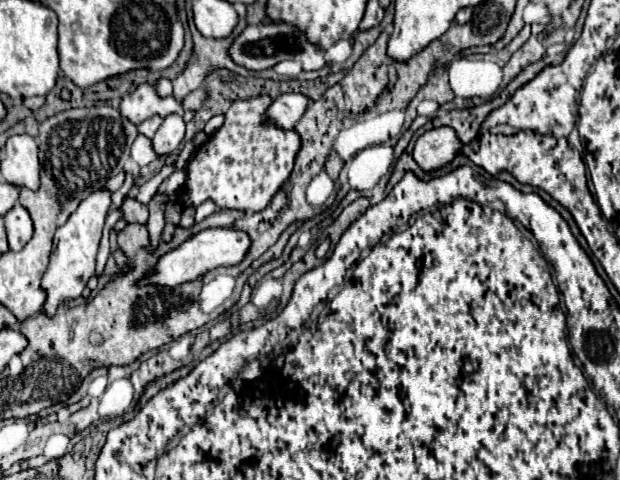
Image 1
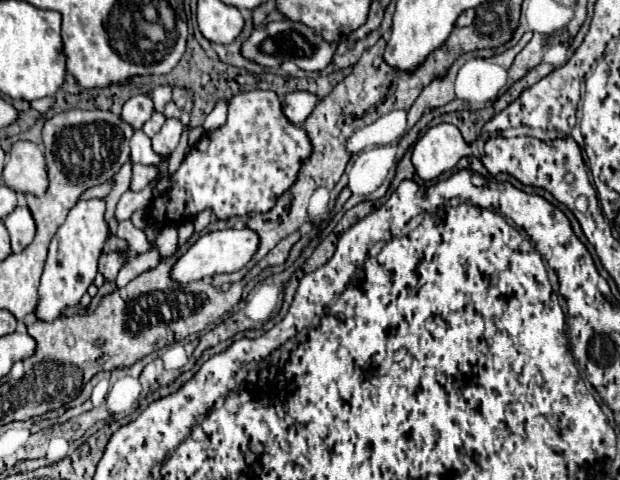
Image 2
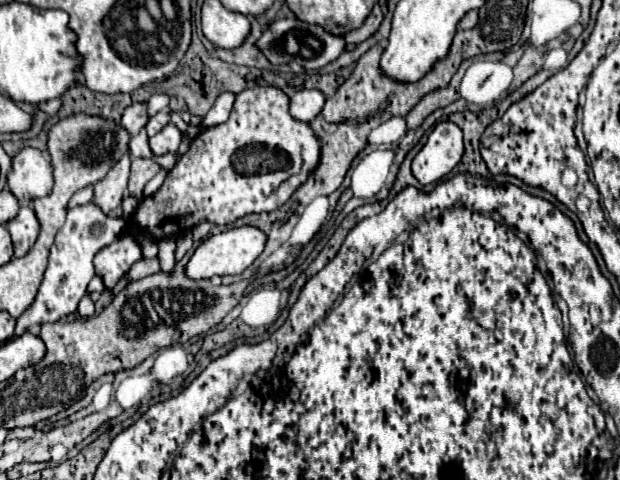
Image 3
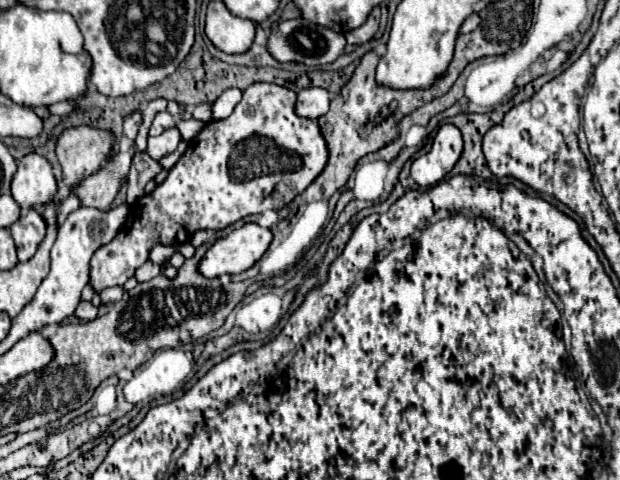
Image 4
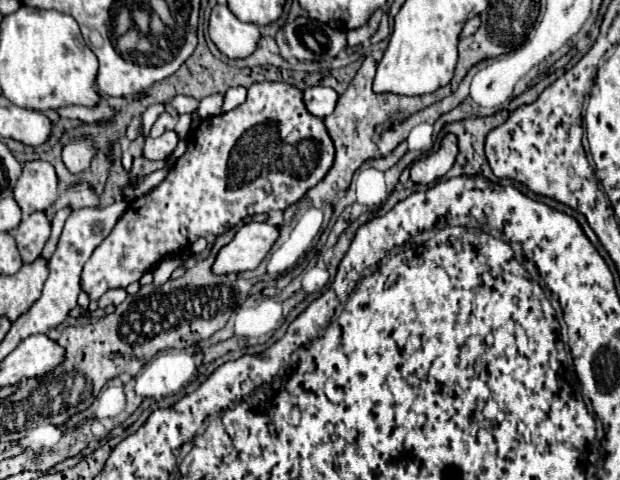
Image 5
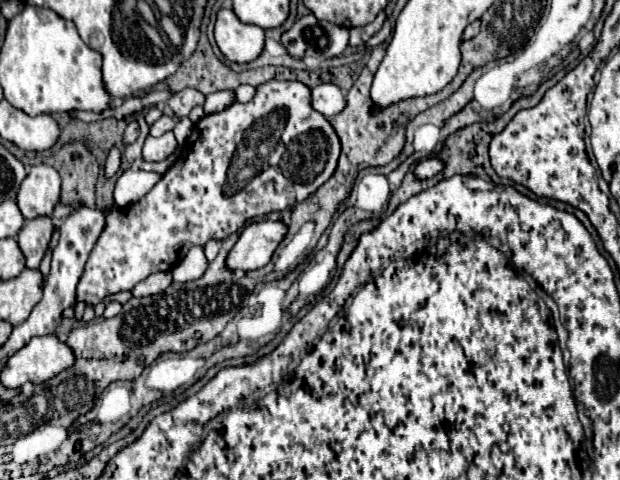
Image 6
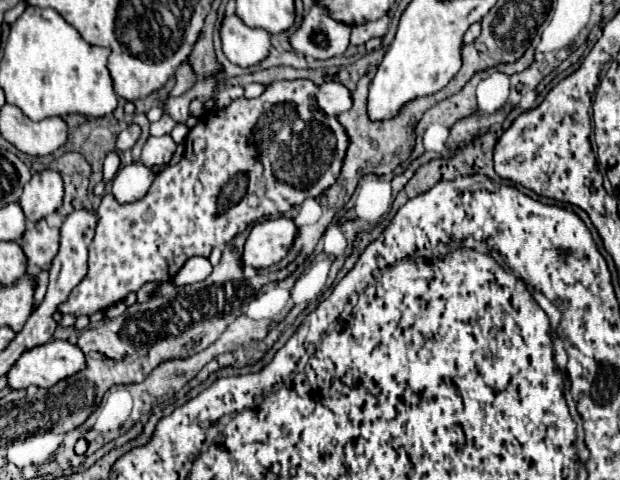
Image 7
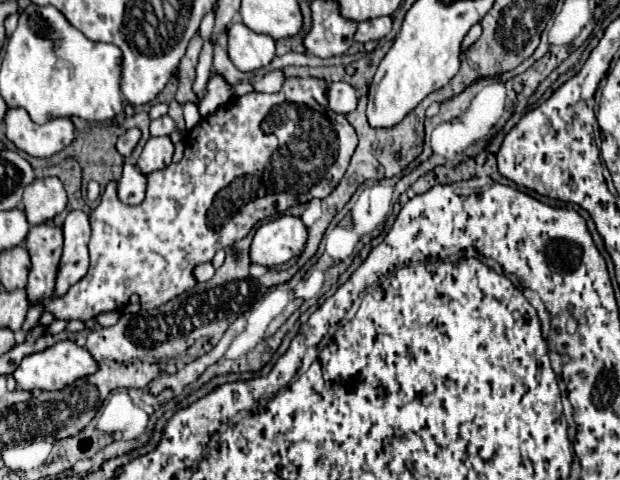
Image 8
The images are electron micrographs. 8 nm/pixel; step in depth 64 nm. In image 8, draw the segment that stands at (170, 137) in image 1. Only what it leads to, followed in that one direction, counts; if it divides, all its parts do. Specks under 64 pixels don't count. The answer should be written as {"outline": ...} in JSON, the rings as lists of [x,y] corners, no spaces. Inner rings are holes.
{"outline":[[[160,136],[160,138],[150,138],[140,154],[138,160],[138,168],[144,174],[150,174],[154,170],[166,168],[172,162],[172,154],[174,154],[174,144],[170,140],[170,136]]]}

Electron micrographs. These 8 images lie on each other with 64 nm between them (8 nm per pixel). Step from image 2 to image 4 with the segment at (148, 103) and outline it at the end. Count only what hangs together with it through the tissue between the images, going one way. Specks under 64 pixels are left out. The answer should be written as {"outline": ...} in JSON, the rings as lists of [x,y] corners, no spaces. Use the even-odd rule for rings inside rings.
{"outline":[[[140,110],[130,112],[130,114],[124,118],[124,136],[128,136],[128,138],[134,140],[136,134],[138,134],[140,124],[142,124],[142,114],[140,114]]]}

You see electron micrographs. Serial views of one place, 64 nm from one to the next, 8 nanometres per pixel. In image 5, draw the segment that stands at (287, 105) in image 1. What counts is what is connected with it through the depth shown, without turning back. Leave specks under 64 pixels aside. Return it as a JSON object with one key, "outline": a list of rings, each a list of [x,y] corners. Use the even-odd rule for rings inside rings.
{"outline":[[[314,86],[314,88],[304,90],[304,106],[316,118],[328,116],[334,110],[336,100],[338,100],[338,94],[326,86]]]}

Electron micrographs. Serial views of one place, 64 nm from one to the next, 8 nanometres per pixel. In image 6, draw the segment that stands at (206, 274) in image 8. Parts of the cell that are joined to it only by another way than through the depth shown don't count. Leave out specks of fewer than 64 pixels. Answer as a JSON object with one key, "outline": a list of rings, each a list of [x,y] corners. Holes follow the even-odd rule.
{"outline":[[[194,246],[194,248],[190,248],[190,252],[186,254],[186,258],[174,266],[174,270],[172,270],[174,282],[196,280],[196,278],[200,278],[200,276],[204,274],[204,270],[206,270],[204,248],[202,248],[202,246]]]}

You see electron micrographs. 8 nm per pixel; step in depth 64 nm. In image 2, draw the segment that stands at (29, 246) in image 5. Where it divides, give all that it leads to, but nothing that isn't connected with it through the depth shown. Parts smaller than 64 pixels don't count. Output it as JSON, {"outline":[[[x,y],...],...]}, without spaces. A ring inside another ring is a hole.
{"outline":[[[18,198],[18,206],[14,212],[10,212],[4,218],[4,224],[10,232],[10,240],[12,240],[12,252],[22,252],[34,238],[36,226],[34,226],[34,218],[24,202],[24,198]]]}

